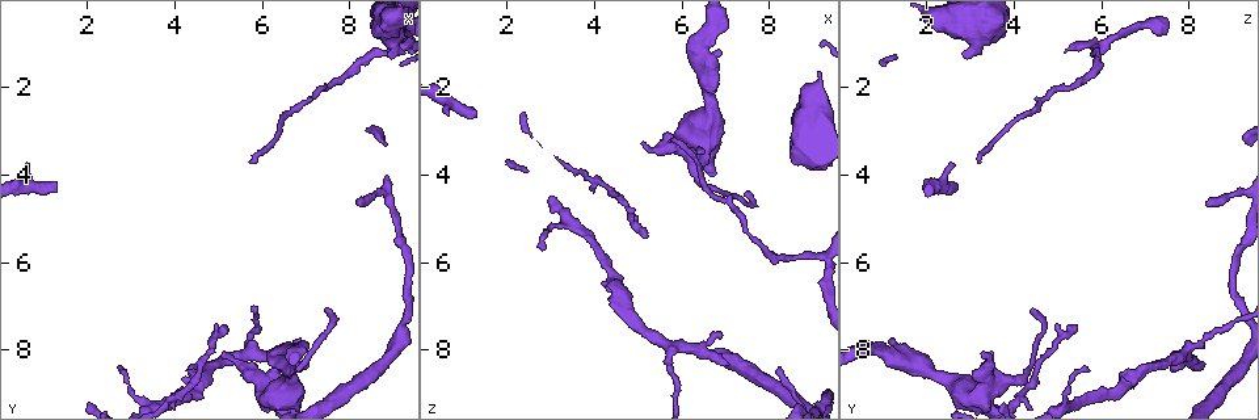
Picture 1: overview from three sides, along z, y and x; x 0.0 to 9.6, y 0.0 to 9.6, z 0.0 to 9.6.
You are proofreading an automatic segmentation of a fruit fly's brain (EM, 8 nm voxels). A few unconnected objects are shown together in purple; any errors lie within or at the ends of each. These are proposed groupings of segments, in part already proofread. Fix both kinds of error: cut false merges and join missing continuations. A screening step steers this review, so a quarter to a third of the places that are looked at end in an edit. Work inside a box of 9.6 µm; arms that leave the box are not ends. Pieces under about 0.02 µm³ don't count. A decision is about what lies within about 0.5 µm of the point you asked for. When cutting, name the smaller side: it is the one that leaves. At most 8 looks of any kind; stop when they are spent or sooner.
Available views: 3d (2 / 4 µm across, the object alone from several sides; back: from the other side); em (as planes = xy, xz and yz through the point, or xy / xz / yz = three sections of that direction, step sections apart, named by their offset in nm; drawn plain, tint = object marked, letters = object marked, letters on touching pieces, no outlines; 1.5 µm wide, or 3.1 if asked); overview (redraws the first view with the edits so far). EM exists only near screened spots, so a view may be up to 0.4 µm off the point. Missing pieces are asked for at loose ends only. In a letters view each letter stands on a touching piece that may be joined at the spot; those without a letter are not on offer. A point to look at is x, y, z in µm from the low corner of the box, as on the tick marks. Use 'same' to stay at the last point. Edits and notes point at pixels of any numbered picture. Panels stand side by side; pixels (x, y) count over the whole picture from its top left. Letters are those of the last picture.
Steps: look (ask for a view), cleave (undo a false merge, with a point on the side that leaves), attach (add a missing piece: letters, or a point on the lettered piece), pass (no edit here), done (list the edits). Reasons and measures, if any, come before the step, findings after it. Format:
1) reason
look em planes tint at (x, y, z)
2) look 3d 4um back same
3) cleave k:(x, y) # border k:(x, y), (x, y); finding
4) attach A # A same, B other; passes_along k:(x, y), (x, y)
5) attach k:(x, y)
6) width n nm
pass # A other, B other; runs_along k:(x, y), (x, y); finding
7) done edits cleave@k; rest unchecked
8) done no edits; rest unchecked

thin end
look em yz step 8 tint at (8.20, 4.75, 8.30)

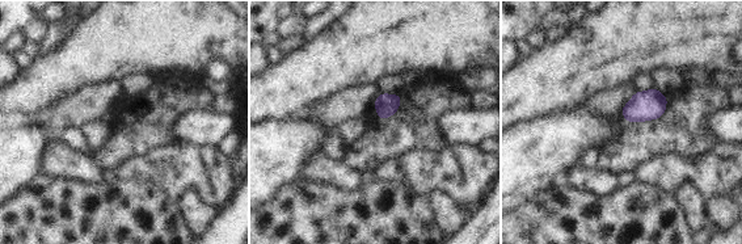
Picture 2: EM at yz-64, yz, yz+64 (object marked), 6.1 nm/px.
look em planes letters same

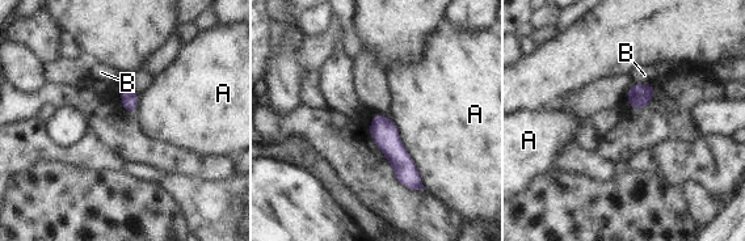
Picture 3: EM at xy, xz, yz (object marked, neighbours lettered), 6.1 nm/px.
pass # A other, B other; border 3:(390, 118), (404, 149), (420, 174); no lettered piece goes on from it

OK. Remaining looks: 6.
free end
look 3d 2um at (6.90, 8.45, 7.70)

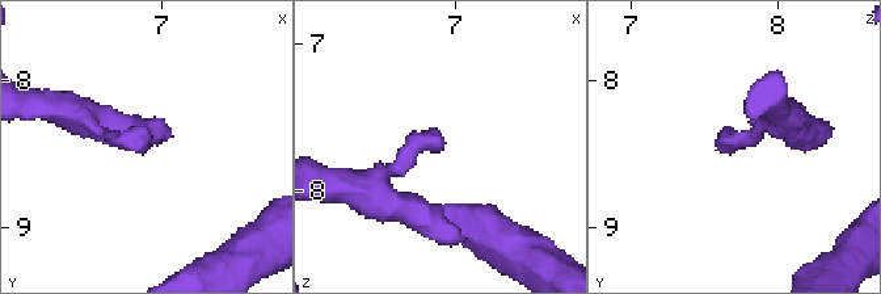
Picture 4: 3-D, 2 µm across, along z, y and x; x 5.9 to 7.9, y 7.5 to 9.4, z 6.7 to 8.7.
need the tissue
look em planes letters at (6.92, 8.44, 7.72)

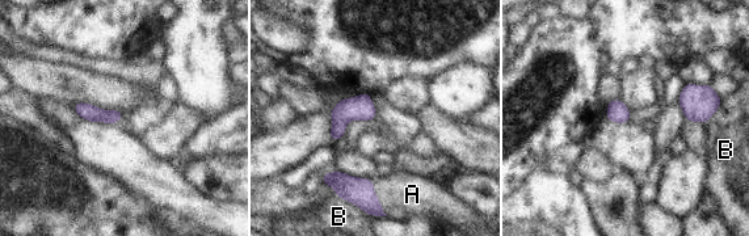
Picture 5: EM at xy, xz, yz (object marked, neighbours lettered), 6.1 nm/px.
attach 5:(412, 194) # A same, B other; the cell continues

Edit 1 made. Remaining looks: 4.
look overview

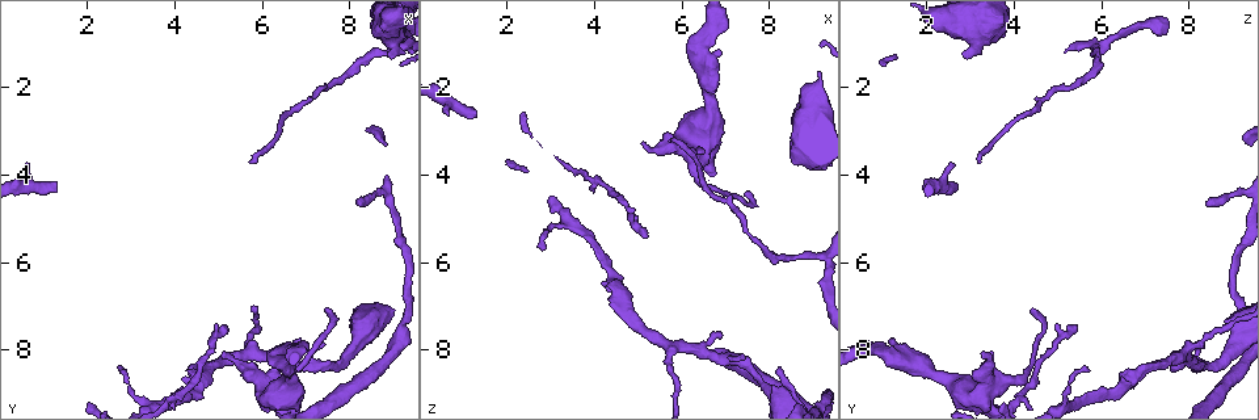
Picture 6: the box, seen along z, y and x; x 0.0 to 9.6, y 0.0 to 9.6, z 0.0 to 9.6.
an open end
look 3d 4um at (8.85, 1.20, 2.85)

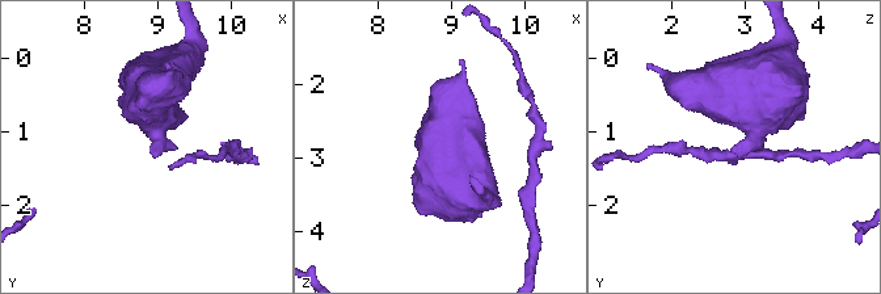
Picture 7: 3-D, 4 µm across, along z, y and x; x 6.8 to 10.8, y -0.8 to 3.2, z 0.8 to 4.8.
need the tissue
look em planes letters at (8.90, 1.25, 2.80)

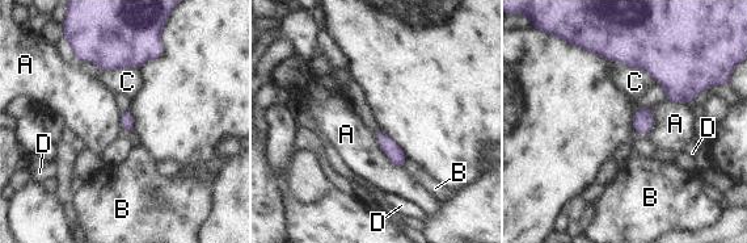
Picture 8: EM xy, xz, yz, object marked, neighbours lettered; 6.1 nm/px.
pass # A other, B other, C other, D other; border 8:(378, 143), (384, 154), (404, 170); none of them fits

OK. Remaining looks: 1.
done edits attach@5; rest unchecked

